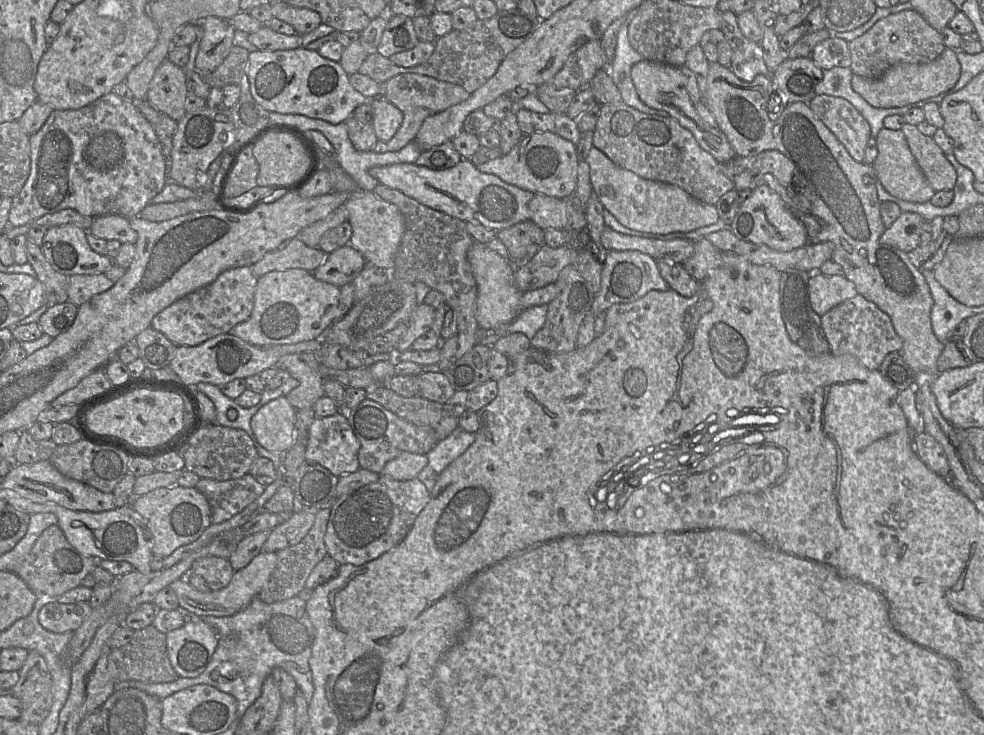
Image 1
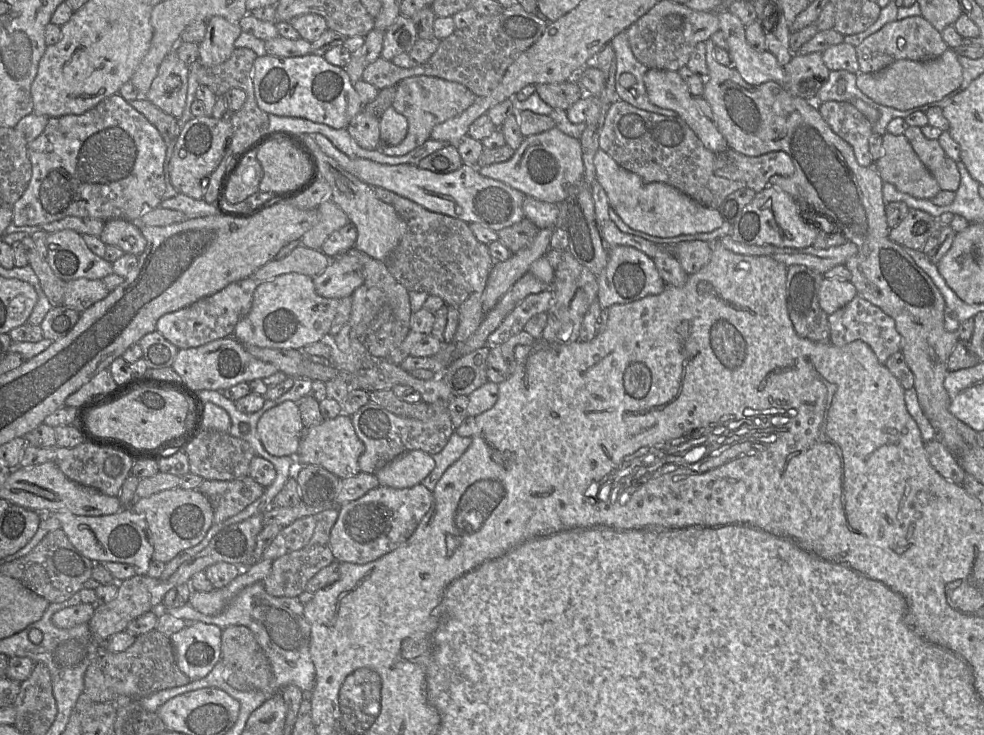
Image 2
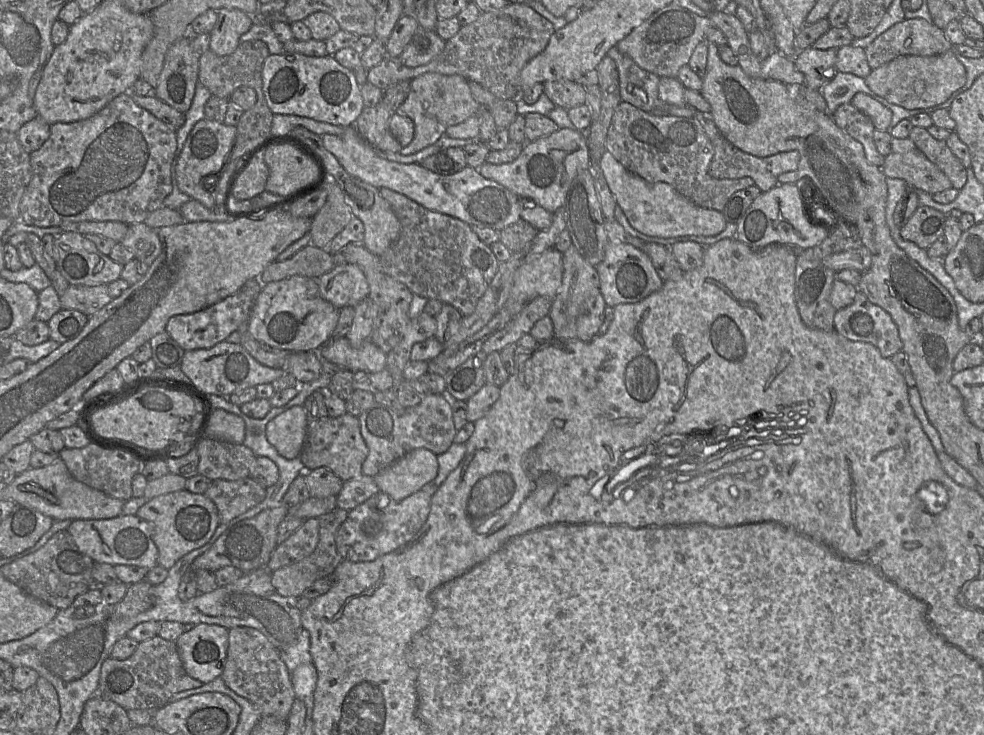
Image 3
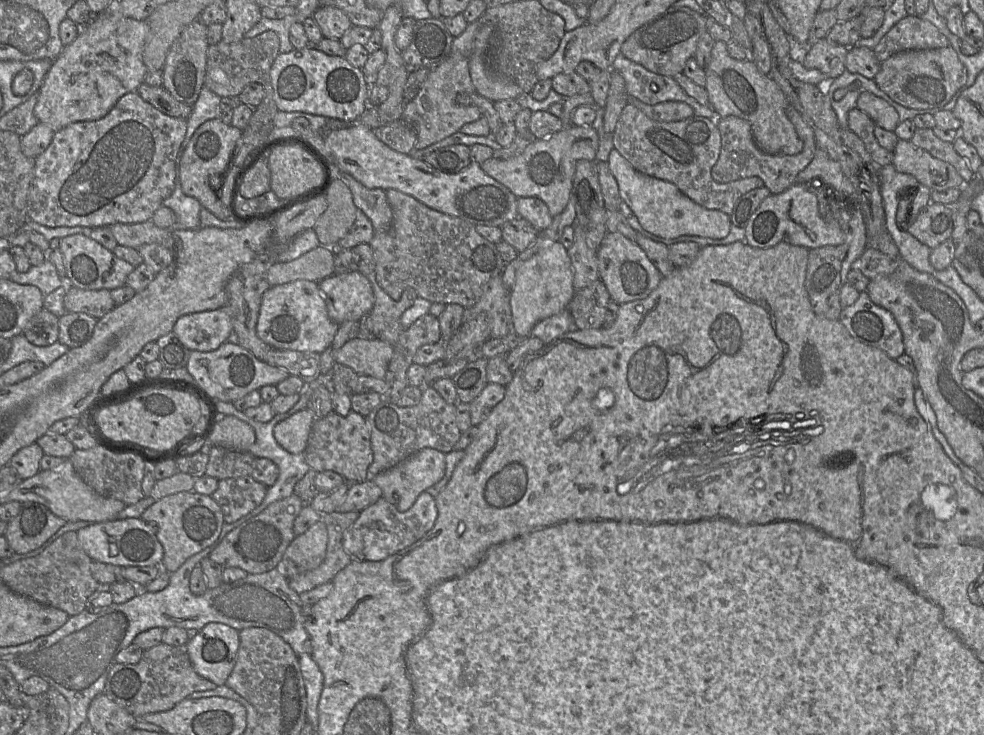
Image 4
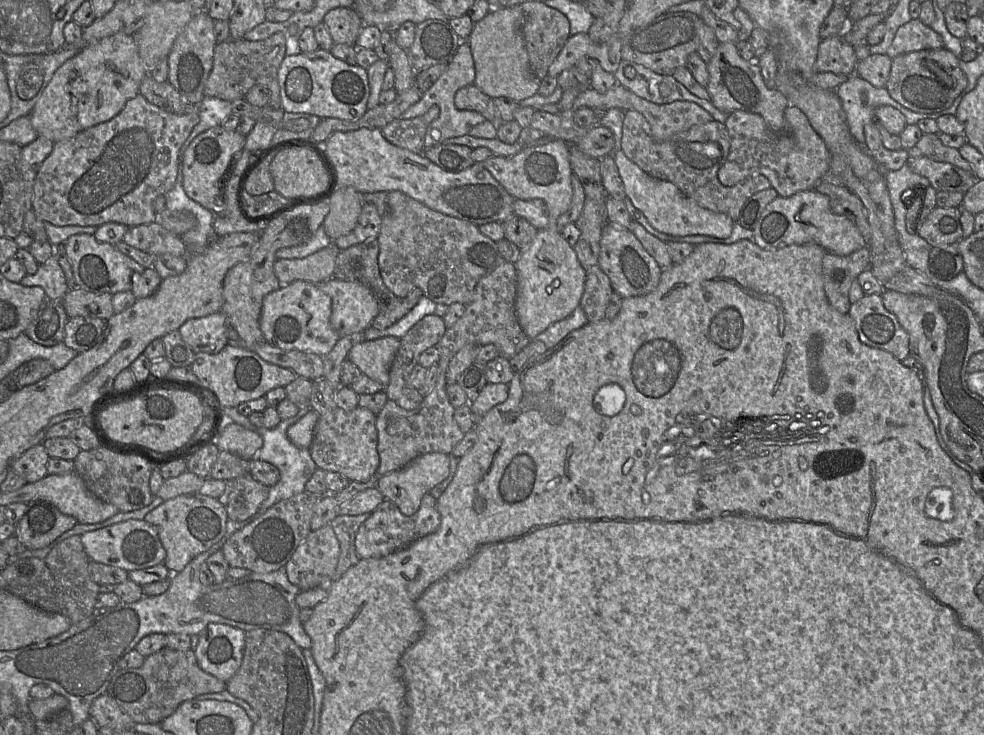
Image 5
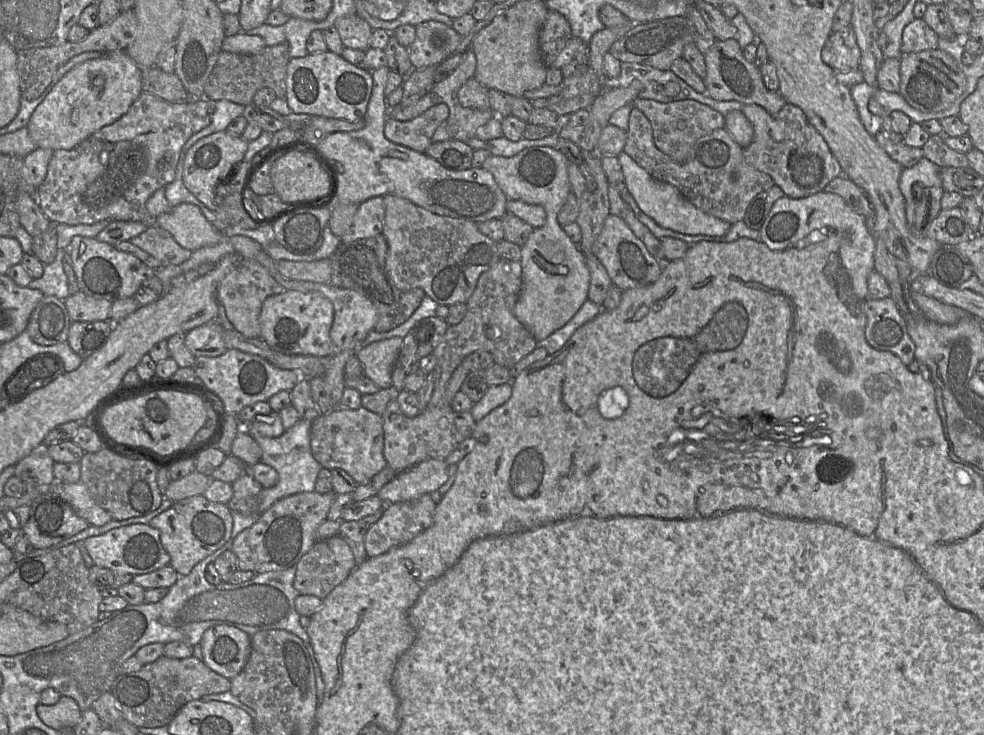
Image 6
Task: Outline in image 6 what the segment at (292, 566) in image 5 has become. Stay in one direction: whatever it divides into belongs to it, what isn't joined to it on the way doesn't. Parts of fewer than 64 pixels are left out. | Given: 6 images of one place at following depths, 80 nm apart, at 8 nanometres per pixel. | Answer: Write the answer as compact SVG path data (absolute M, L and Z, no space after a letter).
M339 535L315 541L311 549L296 564L294 588L302 595L313 595L324 599L336 586L341 584L356 567L354 555Z

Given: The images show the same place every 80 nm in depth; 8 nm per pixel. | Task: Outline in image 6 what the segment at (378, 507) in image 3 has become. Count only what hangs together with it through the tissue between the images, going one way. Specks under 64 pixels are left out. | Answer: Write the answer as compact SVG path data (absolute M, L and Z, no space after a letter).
M430 494L414 501L385 504L380 519L365 535L365 550L369 558L401 546L431 526L436 503Z

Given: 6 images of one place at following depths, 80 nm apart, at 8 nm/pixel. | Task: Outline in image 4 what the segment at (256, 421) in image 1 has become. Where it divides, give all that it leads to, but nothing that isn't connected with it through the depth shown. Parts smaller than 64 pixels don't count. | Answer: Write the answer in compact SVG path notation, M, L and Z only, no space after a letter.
M310 409L300 410L274 427L274 438L287 452L304 453L314 422L315 419Z

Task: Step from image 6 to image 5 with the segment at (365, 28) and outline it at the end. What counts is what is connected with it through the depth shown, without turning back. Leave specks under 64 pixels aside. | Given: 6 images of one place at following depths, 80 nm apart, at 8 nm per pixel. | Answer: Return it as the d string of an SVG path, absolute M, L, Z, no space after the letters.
M337 7L327 12L322 23L328 27L334 43L349 46L355 46L364 26L354 8L345 7Z

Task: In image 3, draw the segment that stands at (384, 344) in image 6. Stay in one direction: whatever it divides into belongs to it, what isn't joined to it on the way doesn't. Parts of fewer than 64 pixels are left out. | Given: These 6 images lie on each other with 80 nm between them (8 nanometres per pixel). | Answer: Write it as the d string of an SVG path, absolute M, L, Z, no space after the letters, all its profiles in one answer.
M346 337L330 339L319 352L323 358L353 373L376 373L386 368L387 354L370 340L364 342L361 348L354 349Z

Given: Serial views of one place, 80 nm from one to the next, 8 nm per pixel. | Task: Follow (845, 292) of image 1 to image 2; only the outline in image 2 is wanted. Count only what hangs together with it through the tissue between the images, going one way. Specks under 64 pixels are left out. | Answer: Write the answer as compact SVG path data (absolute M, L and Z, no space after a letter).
M824 277L818 292L818 301L821 309L830 315L856 295L857 289L850 280Z

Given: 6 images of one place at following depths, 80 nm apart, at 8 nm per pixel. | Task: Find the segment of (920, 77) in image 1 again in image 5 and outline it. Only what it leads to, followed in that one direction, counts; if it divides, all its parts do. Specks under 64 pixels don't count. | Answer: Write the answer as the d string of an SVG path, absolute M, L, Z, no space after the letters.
M943 47L913 51L893 58L886 89L904 107L931 113L950 107L967 83L968 78L959 65L959 58Z

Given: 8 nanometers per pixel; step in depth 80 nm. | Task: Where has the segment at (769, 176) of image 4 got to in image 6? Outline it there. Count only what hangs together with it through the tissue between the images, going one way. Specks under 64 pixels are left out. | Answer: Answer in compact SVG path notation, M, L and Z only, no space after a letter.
M786 103L778 113L770 114L762 106L750 104L741 111L754 127L753 140L743 149L745 161L770 175L786 196L798 199L822 192L832 179L843 174L827 142L798 106Z

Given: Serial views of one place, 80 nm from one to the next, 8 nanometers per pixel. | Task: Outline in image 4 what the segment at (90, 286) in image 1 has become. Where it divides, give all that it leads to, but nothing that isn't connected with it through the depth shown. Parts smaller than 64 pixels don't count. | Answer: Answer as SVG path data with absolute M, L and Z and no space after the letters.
M70 287L64 297L66 312L85 313L96 319L102 318L116 305L110 295L110 290L87 290Z

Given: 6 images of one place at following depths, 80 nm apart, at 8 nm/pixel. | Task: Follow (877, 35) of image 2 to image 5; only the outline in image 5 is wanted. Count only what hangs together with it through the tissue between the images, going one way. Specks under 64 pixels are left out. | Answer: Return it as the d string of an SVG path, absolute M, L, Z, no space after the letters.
M917 18L911 19L898 28L886 55L893 59L913 51L943 47L941 35Z

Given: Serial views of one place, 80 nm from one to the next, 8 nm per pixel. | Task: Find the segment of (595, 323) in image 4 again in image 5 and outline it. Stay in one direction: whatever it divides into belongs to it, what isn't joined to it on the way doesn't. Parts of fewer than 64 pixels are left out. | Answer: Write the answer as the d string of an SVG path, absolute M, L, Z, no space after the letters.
M599 265L587 270L584 291L580 307L584 310L588 322L605 319L605 312L613 289L609 277Z

